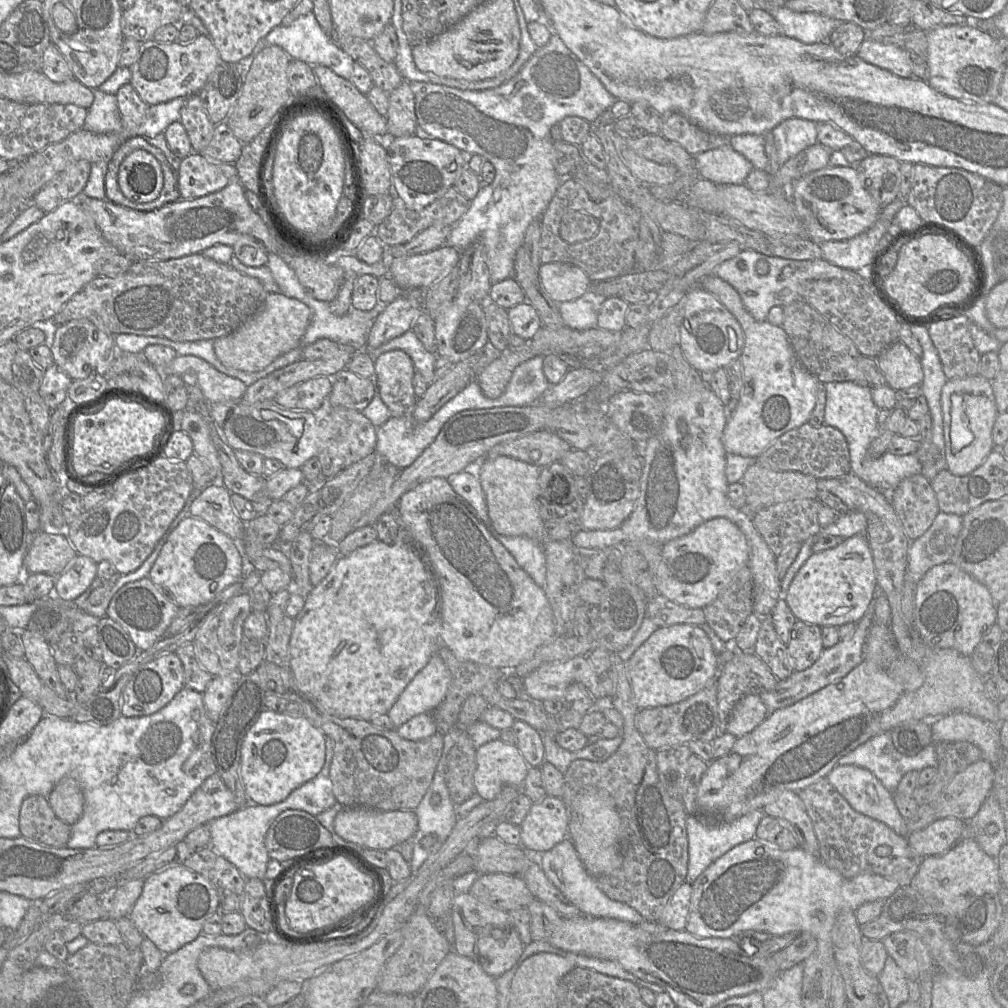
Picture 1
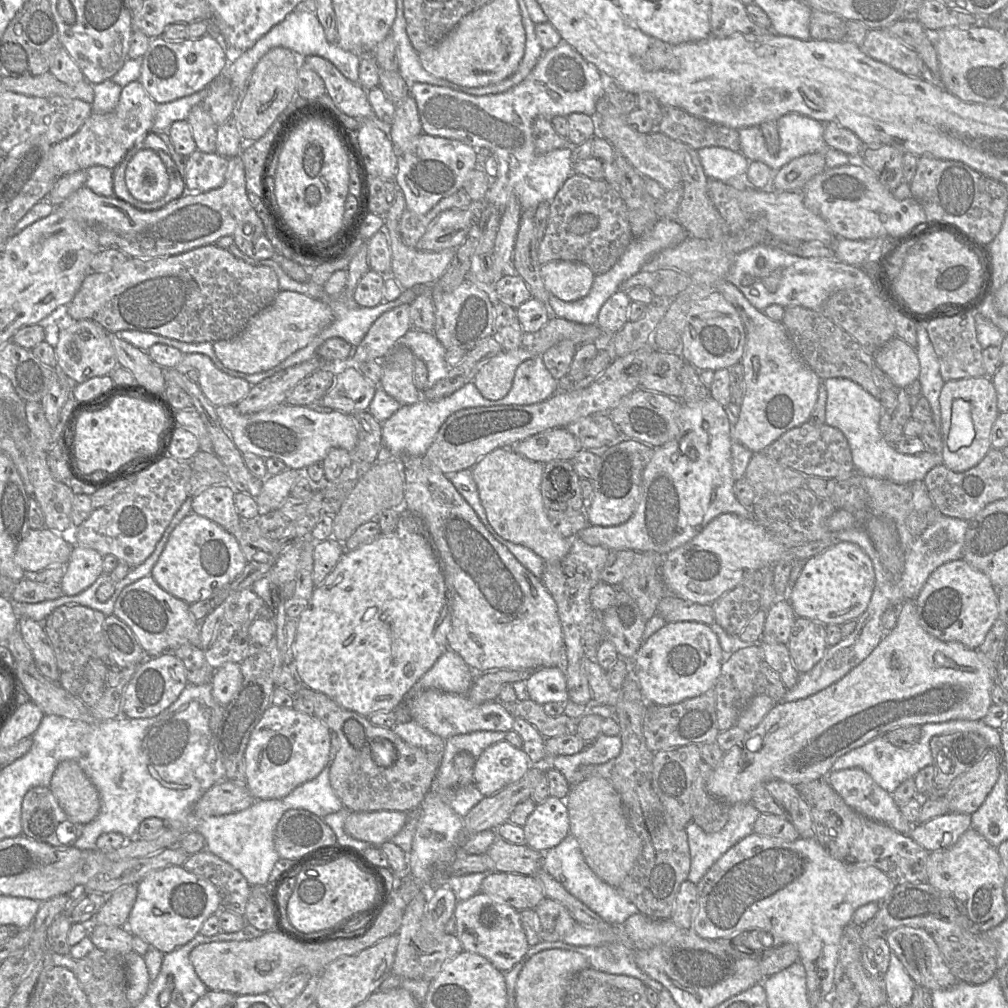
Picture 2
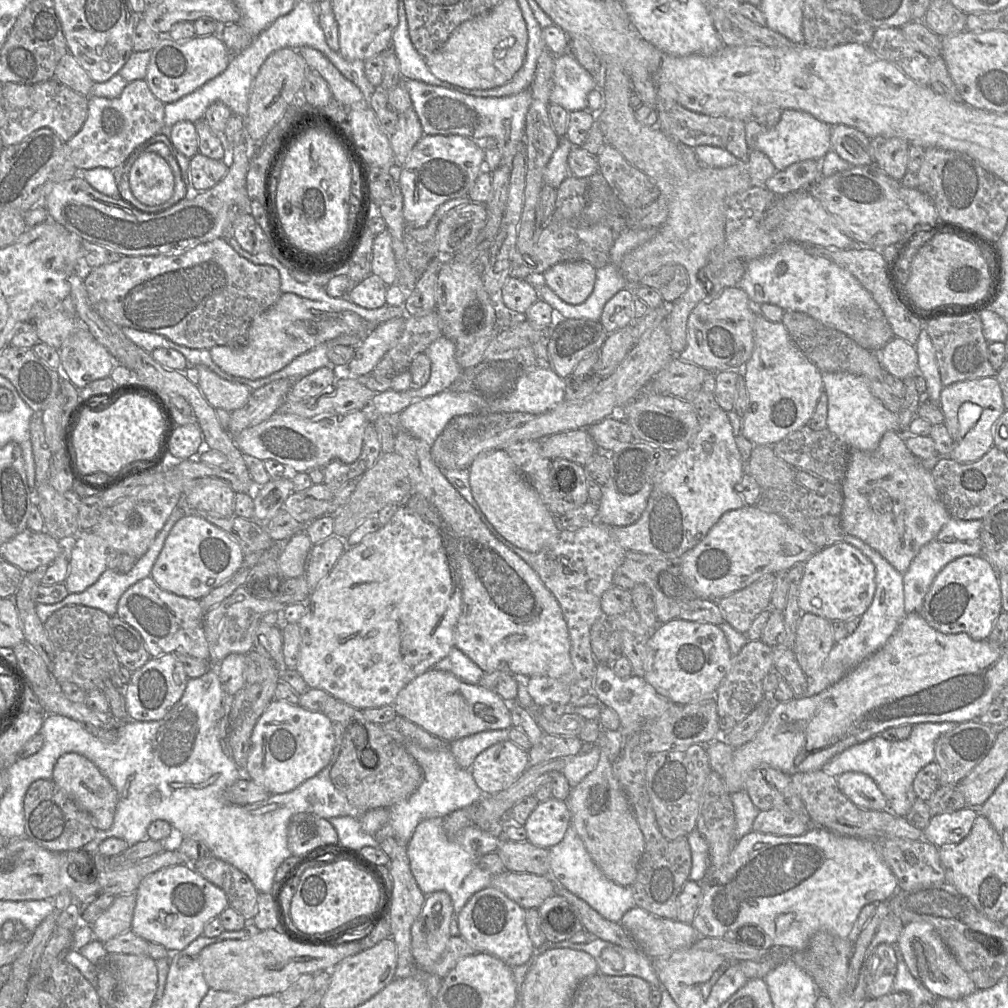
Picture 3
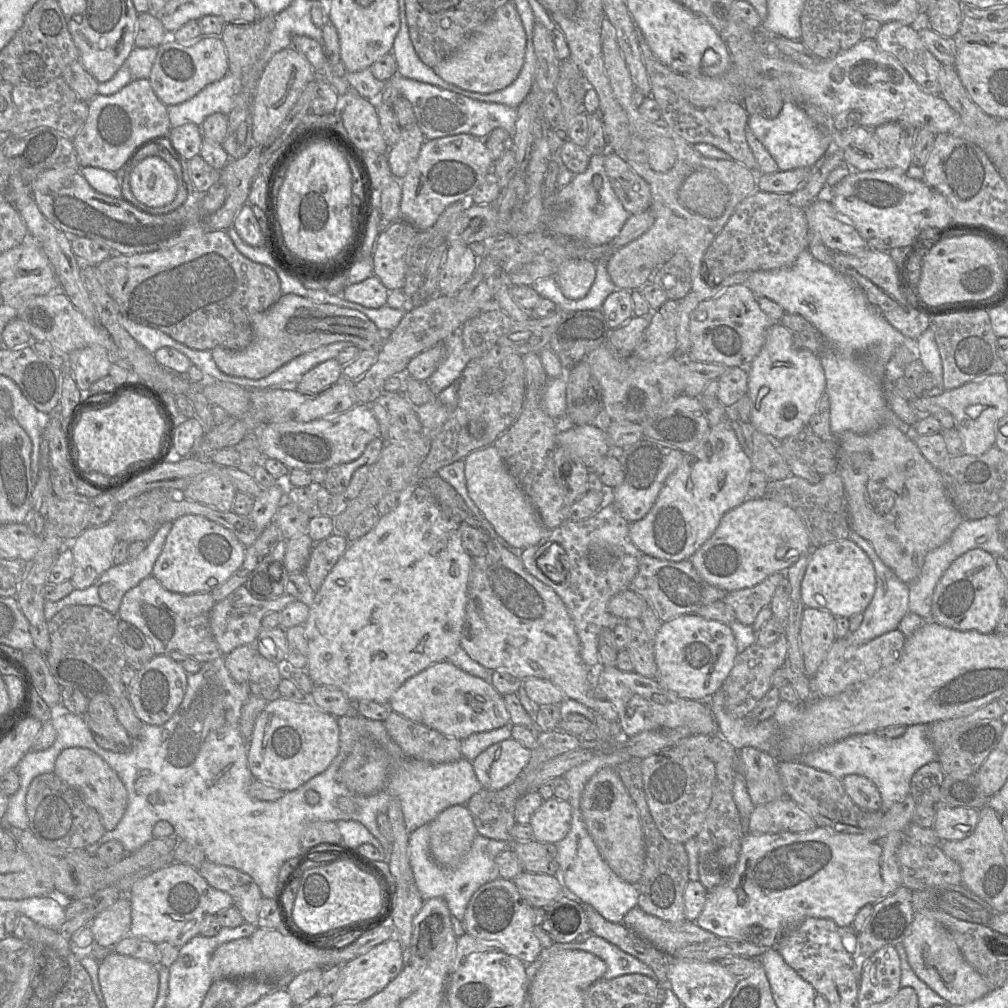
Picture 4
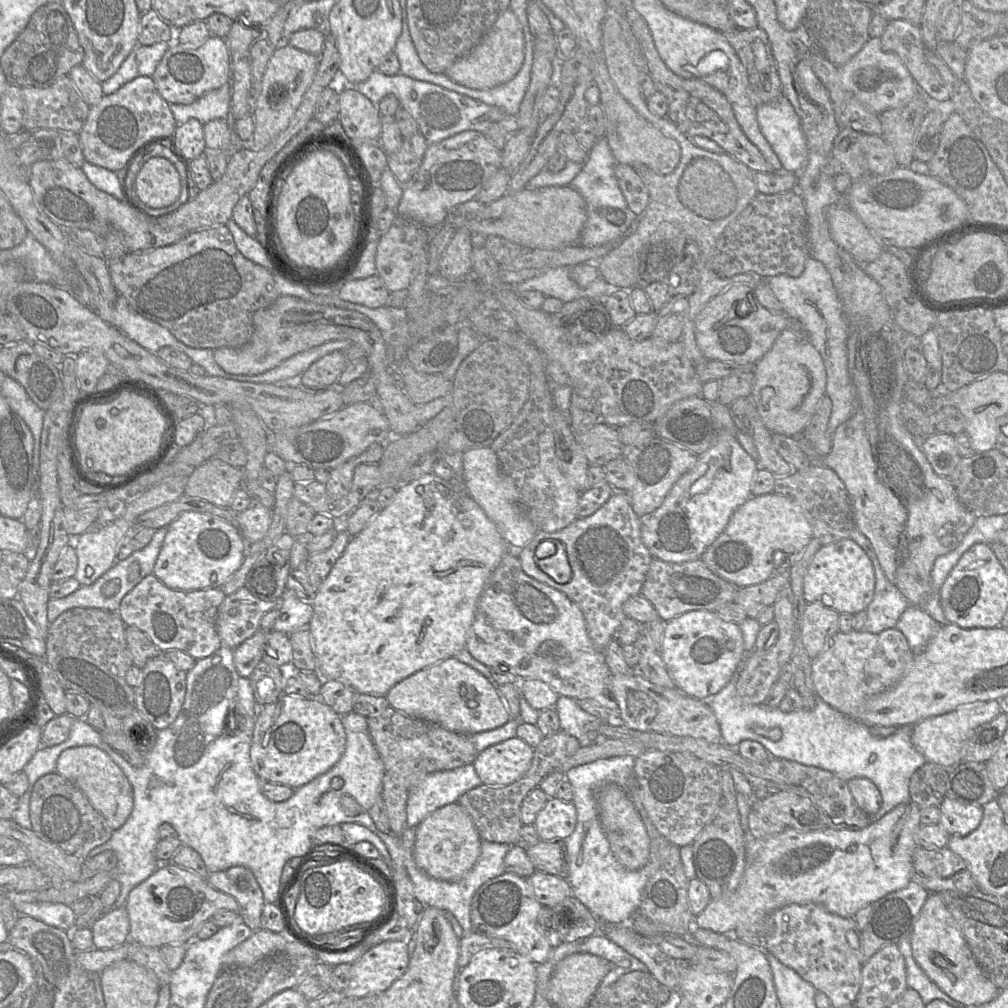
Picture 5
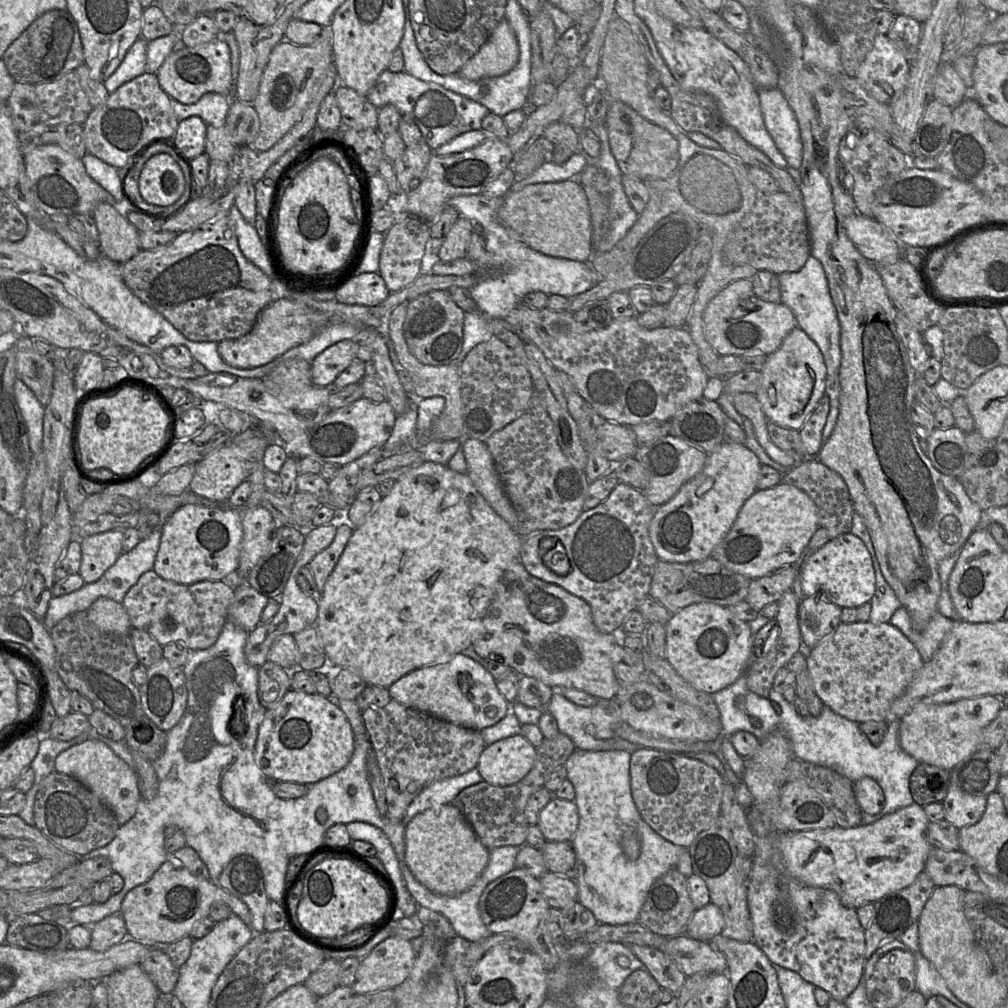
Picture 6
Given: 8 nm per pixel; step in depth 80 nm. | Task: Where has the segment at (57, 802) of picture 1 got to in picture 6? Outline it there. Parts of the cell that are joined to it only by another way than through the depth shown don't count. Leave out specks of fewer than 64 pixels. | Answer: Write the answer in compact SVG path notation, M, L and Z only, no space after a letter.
M97 739L86 740L61 752L55 760L55 771L71 776L83 784L112 811L120 826L133 818L142 799L135 769Z

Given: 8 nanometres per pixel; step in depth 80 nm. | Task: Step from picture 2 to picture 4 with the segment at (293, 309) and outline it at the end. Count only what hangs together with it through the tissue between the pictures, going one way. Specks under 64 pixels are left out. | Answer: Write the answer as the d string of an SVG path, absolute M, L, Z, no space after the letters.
M282 294L279 300L269 309L257 313L252 318L253 339L250 345L241 351L215 348L212 357L217 367L225 374L248 379L261 379L292 359L331 343L346 341L360 350L381 348L389 333L382 333L376 325L363 313L332 304L314 302L296 294Z

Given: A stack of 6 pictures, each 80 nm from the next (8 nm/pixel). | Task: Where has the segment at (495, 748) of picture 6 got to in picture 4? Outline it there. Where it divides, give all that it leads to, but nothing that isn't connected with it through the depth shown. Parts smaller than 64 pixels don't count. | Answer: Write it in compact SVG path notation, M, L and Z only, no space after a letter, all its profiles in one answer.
M510 738L490 746L471 763L484 789L500 790L520 775L530 757L531 750Z

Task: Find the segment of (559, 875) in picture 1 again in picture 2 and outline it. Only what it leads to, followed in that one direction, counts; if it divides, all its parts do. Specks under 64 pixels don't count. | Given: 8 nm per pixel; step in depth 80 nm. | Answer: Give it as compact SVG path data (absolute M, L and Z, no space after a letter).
M568 834L556 847L543 854L543 869L577 899L597 913L603 920L614 925L623 925L638 908L622 896L615 887L601 880L588 866L576 838Z

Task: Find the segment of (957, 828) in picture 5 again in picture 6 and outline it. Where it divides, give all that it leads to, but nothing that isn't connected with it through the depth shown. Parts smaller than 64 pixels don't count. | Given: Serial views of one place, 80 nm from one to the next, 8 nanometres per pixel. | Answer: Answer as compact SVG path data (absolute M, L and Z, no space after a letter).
M950 782L942 804L945 810L944 820L961 829L979 822L986 809L987 797L970 795L956 783Z

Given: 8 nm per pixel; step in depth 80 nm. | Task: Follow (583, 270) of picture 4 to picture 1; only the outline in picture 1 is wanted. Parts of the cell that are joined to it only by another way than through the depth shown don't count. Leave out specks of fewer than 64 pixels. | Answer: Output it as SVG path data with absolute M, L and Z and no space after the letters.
M567 263L541 264L539 275L545 291L556 303L580 298L593 283L581 268Z

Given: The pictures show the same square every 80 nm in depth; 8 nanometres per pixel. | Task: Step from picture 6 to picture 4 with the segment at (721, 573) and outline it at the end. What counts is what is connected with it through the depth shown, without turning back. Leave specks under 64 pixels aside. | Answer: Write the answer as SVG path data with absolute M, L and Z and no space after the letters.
M645 554L639 560L637 575L628 589L642 597L663 623L683 614L697 614L701 607L723 600L728 593L707 583L689 559L669 561Z

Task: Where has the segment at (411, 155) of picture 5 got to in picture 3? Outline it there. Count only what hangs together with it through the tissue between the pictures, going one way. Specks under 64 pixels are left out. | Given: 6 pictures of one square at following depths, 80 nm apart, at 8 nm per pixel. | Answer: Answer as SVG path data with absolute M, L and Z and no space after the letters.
M413 109L398 114L395 132L390 136L395 168L401 168L414 145L424 135L419 118Z

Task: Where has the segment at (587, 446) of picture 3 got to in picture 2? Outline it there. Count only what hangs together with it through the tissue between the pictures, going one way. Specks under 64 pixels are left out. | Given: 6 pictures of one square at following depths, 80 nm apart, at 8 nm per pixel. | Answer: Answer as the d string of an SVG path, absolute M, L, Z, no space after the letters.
M553 428L530 436L511 449L528 460L546 464L553 460L571 461L583 448L566 428Z

